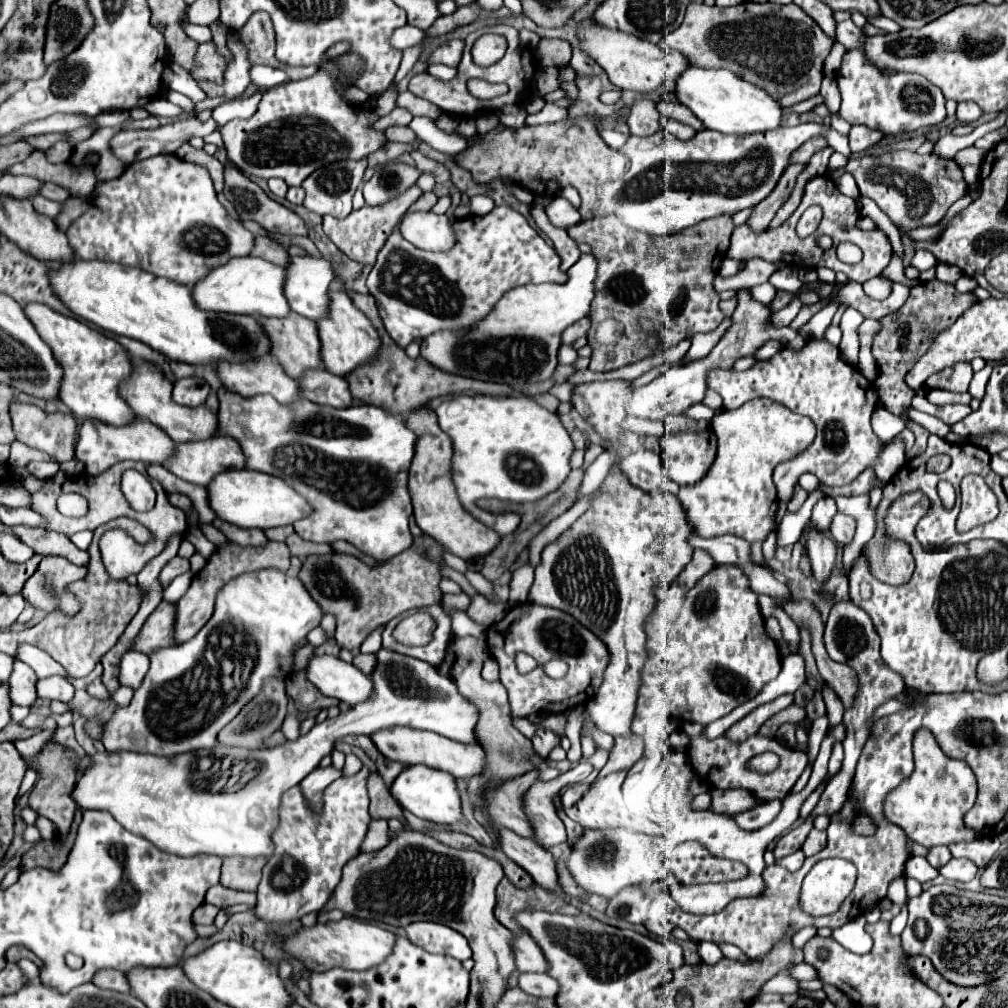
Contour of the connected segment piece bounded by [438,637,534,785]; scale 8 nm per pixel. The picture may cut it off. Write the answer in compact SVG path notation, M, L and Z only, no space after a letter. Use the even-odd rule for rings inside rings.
M456 637L454 643L450 645L450 659L446 657L446 661L438 667L438 671L446 677L450 677L452 681L456 681L458 691L468 697L480 711L480 721L476 725L476 735L484 747L484 751L490 755L488 763L490 763L490 777L492 777L492 785L504 781L504 779L512 779L516 775L522 775L526 771L530 771L530 763L528 757L534 751L530 739L526 739L518 729L514 729L512 725L512 717L510 717L510 707L508 707L508 695L506 689L500 681L494 681L494 691L492 691L492 683L484 681L480 675L482 669L482 659L486 657L486 641L476 639L476 637Z

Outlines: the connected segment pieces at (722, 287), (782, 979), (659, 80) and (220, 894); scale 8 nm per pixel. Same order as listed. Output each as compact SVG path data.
M754 257L754 259L748 261L746 269L740 271L738 275L734 275L734 277L724 279L724 277L716 275L716 279L714 279L714 289L716 289L718 293L722 293L722 291L726 291L726 289L734 289L734 291L736 291L736 289L742 289L742 287L754 287L754 285L758 285L758 283L768 281L768 277L770 277L776 269L778 269L778 267L776 267L774 263L768 263L768 261L764 261L764 259Z
M788 969L780 971L776 977L772 977L768 983L764 983L764 989L760 989L760 995L764 993L796 993L798 983L788 977Z
M582 21L578 27L578 39L582 51L608 73L610 81L618 89L632 89L638 93L658 91L664 95L666 91L674 89L676 79L688 67L684 55L678 51L662 51L658 45L622 31L604 31L604 27L594 21Z
M214 885L206 893L206 903L212 903L216 907L230 907L230 903L256 903L256 893L242 893L242 891L232 891L222 885Z

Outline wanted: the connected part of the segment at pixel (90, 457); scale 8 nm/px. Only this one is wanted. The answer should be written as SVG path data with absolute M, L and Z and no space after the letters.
M140 417L132 419L128 427L108 427L108 423L88 423L88 419L82 419L78 445L76 445L76 457L86 463L86 473L90 475L100 475L102 471L126 459L160 465L172 455L172 451L174 451L174 441L160 427Z

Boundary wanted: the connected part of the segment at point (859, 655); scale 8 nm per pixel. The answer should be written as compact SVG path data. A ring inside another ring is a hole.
M846 601L846 603L836 603L830 611L830 617L828 617L828 623L826 623L826 631L824 631L824 641L826 641L826 649L828 649L828 655L832 661L838 661L838 663L844 663L848 665L850 669L856 671L858 675L858 691L856 691L856 697L854 697L854 703L844 711L844 723L848 725L848 735L844 739L844 763L842 763L842 769L830 779L830 783L826 785L816 809L812 811L812 815L800 823L798 827L794 827L792 831L788 831L786 835L780 837L780 841L776 843L774 847L774 857L776 859L782 859L794 851L798 851L804 843L804 839L808 837L810 829L812 829L812 819L816 815L836 815L836 811L840 811L848 799L848 787L850 787L850 779L854 777L854 767L856 767L856 761L860 757L860 751L868 739L868 733L870 733L870 727L864 723L872 713L874 709L892 699L892 695L898 695L900 691L904 691L904 679L900 679L900 675L896 675L880 657L880 637L876 635L876 629L872 625L872 619L860 609L856 607L854 603Z

